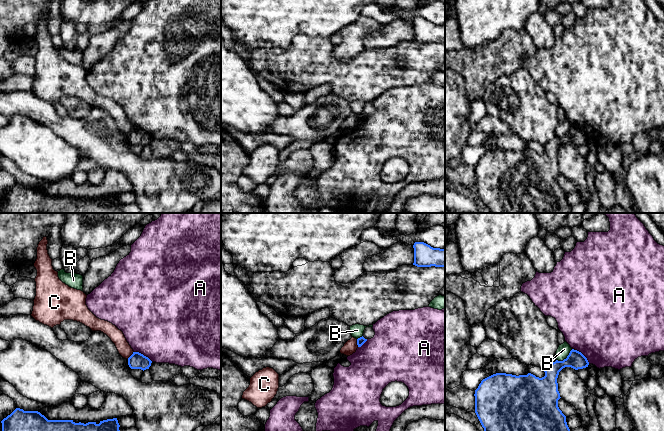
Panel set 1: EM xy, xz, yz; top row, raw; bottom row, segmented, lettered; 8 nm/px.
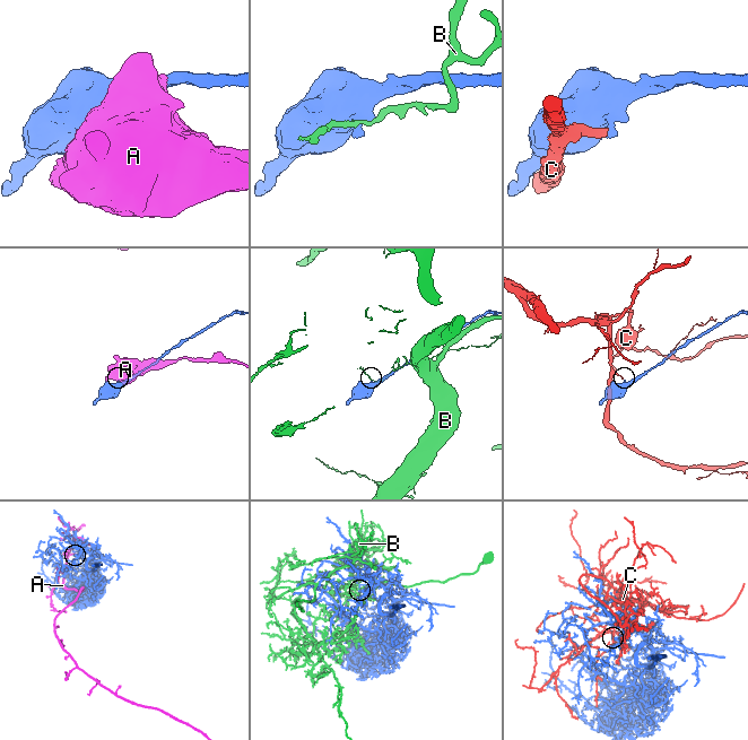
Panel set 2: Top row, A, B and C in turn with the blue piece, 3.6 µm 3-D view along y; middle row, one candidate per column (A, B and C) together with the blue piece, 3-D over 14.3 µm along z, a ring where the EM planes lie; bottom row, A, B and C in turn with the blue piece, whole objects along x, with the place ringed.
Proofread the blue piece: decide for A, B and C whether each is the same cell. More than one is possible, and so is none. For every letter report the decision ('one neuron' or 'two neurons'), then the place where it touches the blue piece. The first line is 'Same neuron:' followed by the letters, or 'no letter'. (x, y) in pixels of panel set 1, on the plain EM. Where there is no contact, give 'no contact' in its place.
Same neuron: no letter
A: two neurons; contact xy (142, 130)
B: two neurons; contact yz (566, 134)
C: two neurons; contact xy (131, 131)

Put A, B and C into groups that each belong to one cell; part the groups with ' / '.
A / B / C

